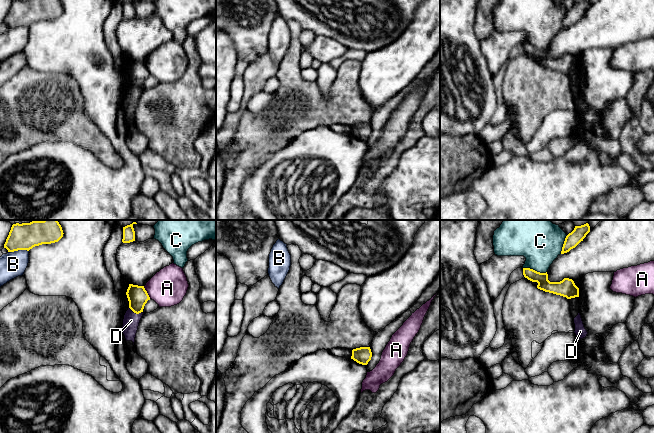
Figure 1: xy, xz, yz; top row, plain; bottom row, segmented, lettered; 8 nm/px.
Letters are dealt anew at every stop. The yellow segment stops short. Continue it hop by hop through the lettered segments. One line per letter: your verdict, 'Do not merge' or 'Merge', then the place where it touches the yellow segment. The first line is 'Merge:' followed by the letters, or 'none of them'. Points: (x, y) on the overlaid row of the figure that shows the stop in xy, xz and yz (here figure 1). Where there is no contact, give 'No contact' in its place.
Merge: D
A: Do not merge. Touches yellow at xy (146, 292)
B: Do not merge. Touches yellow at xy (18, 249)
C: Do not merge. Touches yellow at yz (534, 270)
D: Merge. Touches yellow at xy (136, 313)

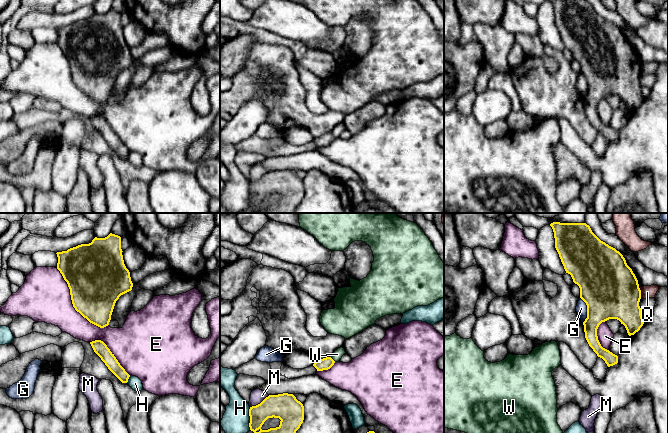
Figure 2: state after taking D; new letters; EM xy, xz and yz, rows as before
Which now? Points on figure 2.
Merge: none of them
E: Do not merge. Touches yellow at xy (73, 305)
G: Do not merge. Touches yellow at yz (587, 310)
H: Do not merge. Touches yellow at xz (249, 413)
M: Do not merge. Touches yellow at xz (260, 403)
Q: Do not merge. Touches yellow at yz (640, 292)
W: Do not merge. Touches yellow at xz (332, 359)

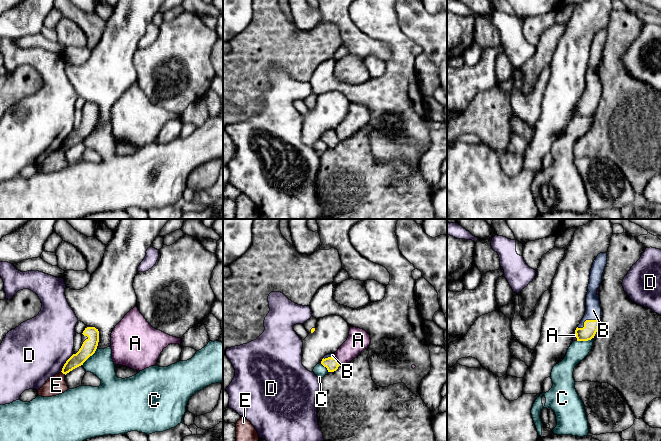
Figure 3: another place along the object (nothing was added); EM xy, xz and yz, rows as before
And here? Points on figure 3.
Merge: B
A: Do not merge. Touches yellow at xz (336, 360)
B: Merge. Touches yellow at yz (586, 320)
C: Do not merge. Touches yellow at xy (89, 356)
D: Do not merge. Touches yellow at xy (65, 363)
E: Do not merge. Touches yellow at xy (63, 373)

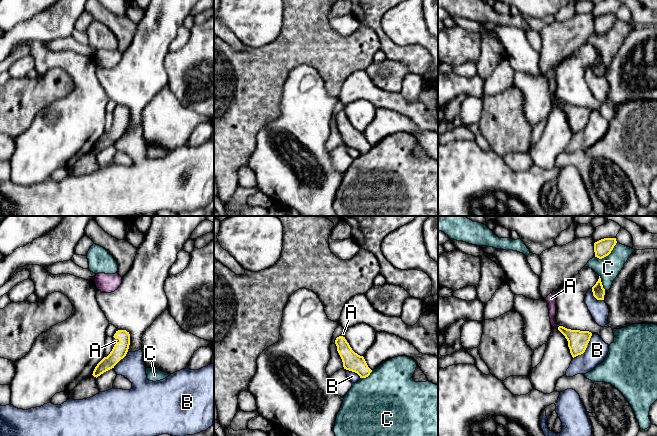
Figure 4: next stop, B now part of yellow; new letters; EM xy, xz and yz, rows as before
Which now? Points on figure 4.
Merge: A
A: Merge. Touches yellow at xy (119, 341)
B: Do not merge. Touches yellow at yz (586, 347)
C: Do not merge. Touches yellow at yz (607, 255)

